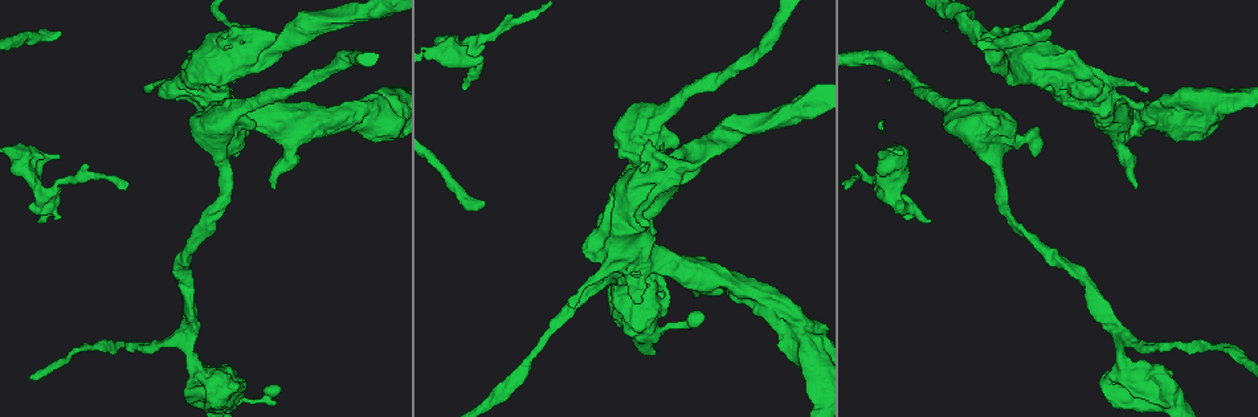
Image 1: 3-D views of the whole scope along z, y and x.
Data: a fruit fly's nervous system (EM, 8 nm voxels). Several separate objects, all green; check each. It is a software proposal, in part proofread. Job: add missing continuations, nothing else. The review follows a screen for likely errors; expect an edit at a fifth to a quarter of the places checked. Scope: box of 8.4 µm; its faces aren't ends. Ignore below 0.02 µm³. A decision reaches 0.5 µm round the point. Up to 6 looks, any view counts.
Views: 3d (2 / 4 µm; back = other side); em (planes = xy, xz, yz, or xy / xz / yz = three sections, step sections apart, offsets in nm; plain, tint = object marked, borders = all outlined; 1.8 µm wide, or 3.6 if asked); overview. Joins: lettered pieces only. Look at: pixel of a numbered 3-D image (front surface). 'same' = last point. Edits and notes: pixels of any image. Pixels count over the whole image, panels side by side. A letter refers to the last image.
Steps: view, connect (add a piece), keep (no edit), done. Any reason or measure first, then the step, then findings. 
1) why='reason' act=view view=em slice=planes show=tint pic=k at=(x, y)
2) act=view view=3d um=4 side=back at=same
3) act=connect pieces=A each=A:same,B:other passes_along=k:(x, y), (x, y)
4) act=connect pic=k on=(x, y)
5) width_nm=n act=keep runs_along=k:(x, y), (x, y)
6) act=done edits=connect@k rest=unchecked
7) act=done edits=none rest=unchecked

why='abrupt turn' act=view view=em um=3.6 slice=planes show=tint pic=1 at=(233, 59)

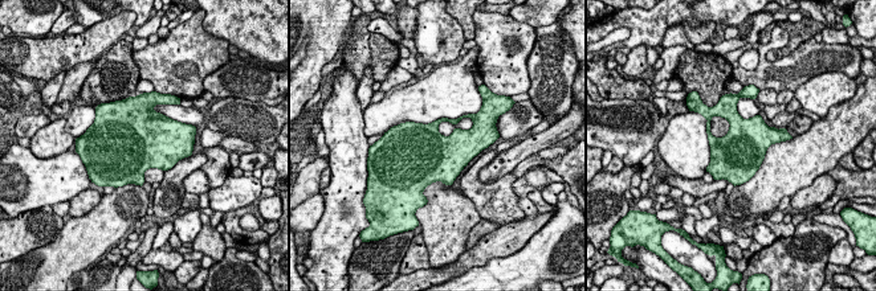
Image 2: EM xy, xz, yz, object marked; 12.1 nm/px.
act=view view=em um=3.6 slice=planes show=borders at=same

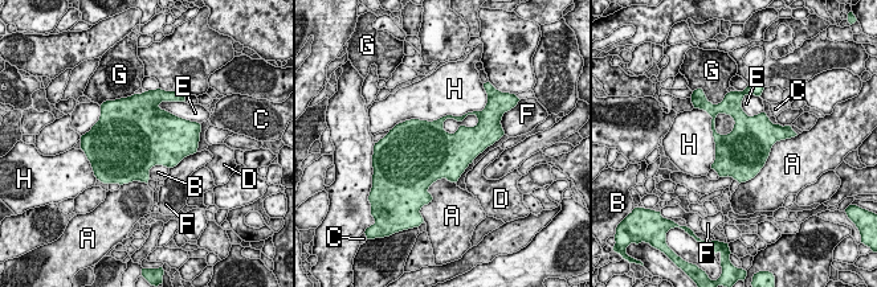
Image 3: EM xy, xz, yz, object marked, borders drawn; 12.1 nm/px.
act=keep each=A:other,B:other,C:other,D:other,E:other,F:other,G:other,H:other border=3:(476, 110), (403, 122) found='no lettered piece goes on from it'

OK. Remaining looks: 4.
why='three arms meet' act=view view=3d um=4 side=back pic=1 at=(1115, 131)

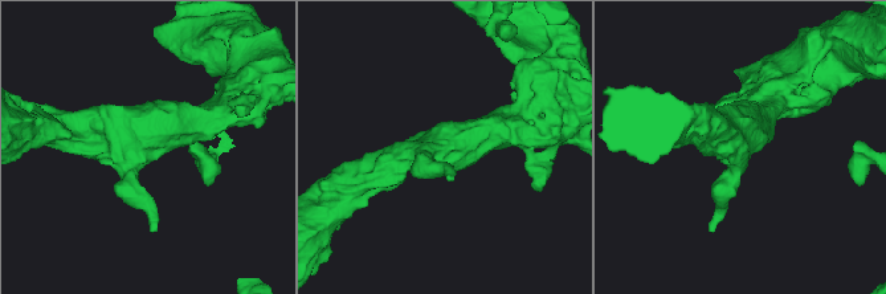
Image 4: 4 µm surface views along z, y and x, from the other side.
arms=3 arm_widths_nm=240,400,400 why='need the tissue' act=view view=em um=3.6 slice=planes show=tint pic=4 at=(741, 146)

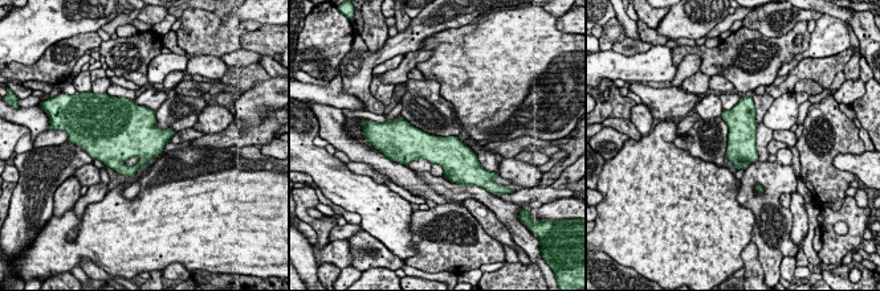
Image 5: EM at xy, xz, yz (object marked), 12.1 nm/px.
act=view view=em um=3.6 slice=planes show=borders at=same

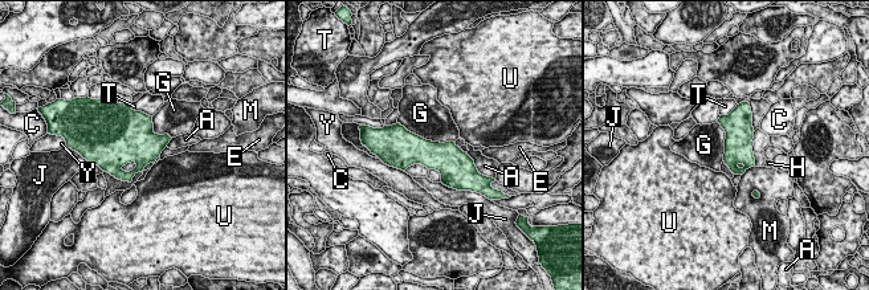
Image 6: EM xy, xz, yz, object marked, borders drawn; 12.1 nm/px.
width_nm=360 act=keep each=A:other,C:other,E:other,G:other,H:other,J:other,M:other,T:other,U:other,Y:other border=6:(398, 122), (427, 139), (453, 142) found='none of them fits'

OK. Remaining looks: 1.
act=done edits=none rest=unchecked

